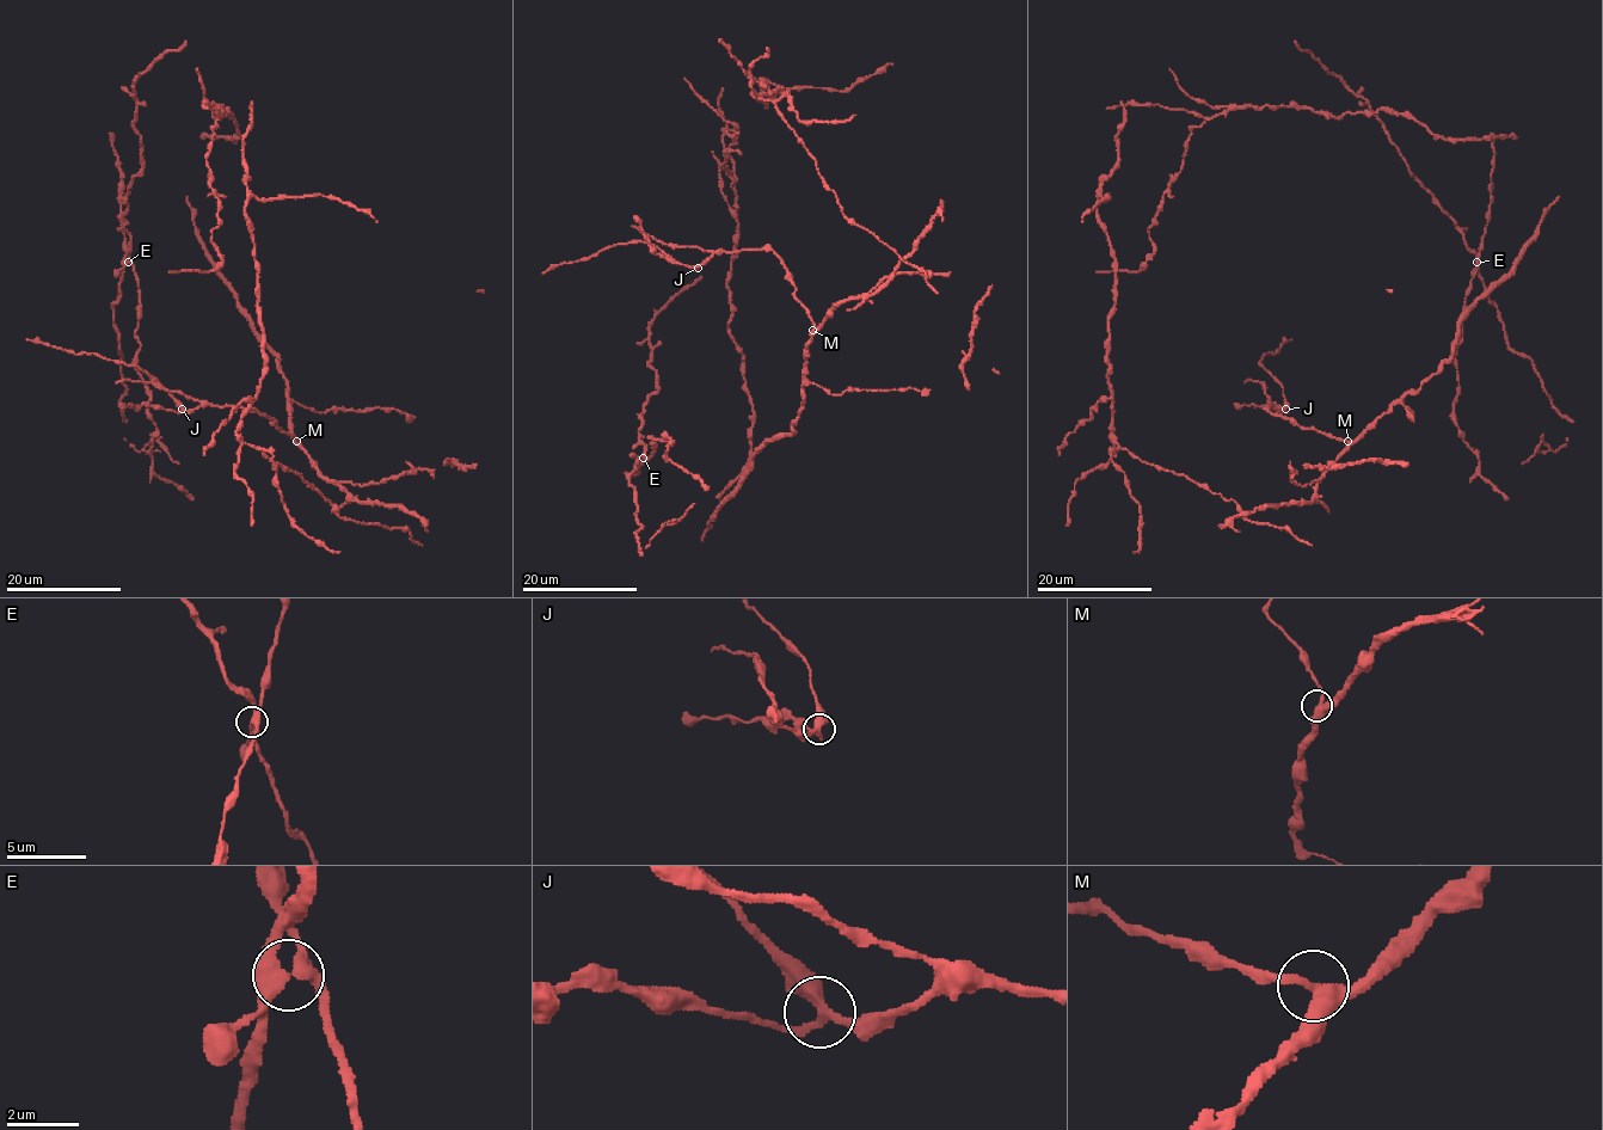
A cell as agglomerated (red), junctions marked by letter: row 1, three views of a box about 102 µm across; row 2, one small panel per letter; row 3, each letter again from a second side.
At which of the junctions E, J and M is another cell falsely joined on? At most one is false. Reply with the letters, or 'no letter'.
E

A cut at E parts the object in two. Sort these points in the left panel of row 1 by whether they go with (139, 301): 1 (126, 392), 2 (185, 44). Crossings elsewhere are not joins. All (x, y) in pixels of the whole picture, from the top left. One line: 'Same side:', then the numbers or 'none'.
Same side: none

